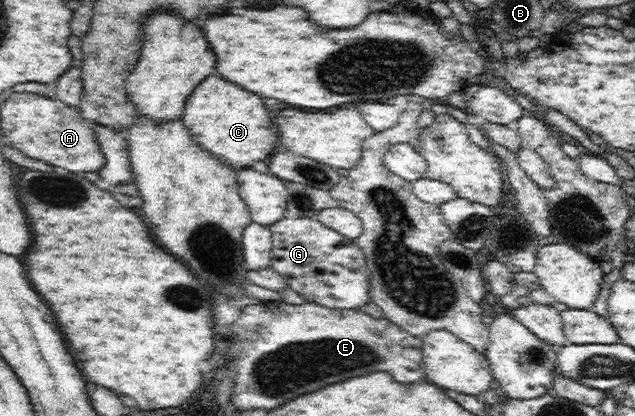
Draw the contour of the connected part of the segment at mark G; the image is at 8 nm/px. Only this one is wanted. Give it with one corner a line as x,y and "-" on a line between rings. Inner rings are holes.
285,218
270,226
271,266
285,279
286,286
305,300
337,309
359,309
370,300
369,269
363,251
321,221
312,218

